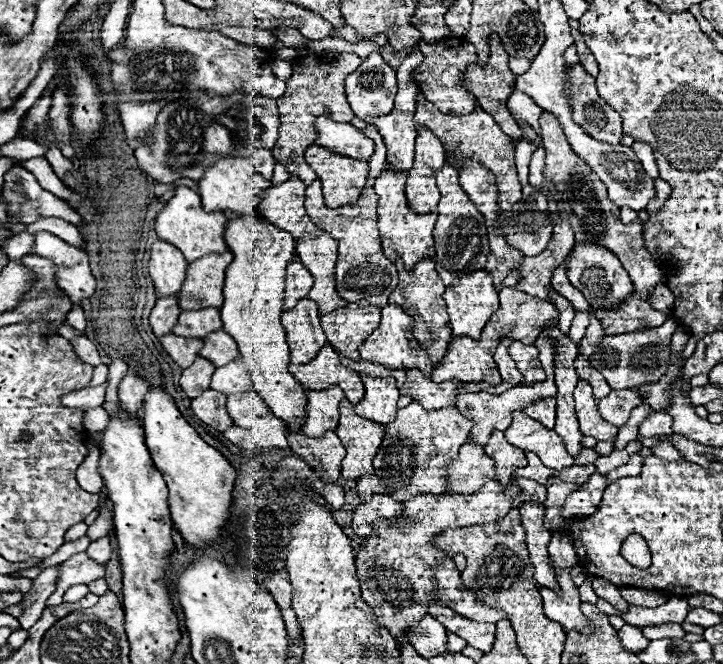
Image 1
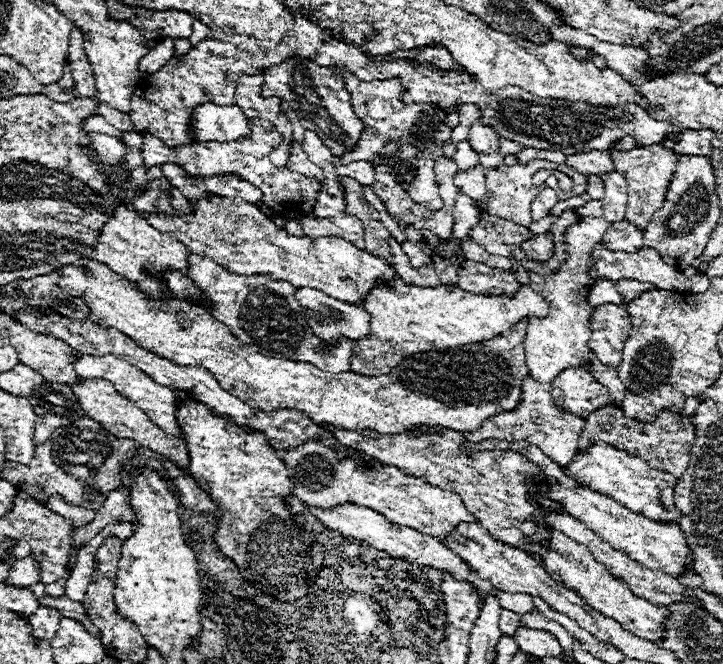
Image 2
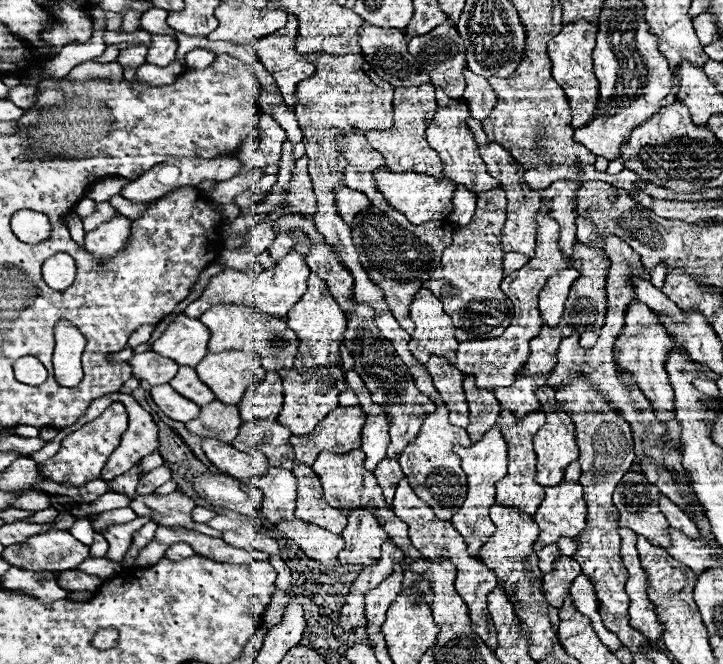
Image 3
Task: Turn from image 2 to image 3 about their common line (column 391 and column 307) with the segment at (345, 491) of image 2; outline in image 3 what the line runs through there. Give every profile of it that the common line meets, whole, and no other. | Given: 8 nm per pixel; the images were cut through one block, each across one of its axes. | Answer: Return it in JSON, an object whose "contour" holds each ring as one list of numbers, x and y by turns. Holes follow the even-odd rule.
{"contour":[[296,464,292,474,298,478,298,502,296,502,296,518,322,526,334,534,340,534,346,526,346,514,342,510,332,508,322,494,318,476,310,470,310,466]]}

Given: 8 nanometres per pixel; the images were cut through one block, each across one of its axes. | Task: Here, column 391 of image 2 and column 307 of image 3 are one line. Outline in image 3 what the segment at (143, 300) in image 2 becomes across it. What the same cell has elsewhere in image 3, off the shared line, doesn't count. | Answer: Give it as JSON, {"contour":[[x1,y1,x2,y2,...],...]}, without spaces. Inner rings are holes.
{"contour":[[340,366,336,368,318,368,318,370,308,370,308,372,298,372,296,368,290,370,278,370,282,382,284,382,284,406,282,412,278,414,278,422,288,426,294,436,310,434,322,418,338,406,338,394,344,384,344,370]]}

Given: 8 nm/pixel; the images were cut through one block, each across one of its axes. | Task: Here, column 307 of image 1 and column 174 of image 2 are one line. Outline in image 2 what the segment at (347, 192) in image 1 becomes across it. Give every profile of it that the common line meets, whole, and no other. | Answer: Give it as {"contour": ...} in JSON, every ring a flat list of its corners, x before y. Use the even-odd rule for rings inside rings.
{"contour":[[251,119,251,134,246,138,232,142,196,142,192,146,180,146,176,150,170,150,164,142,158,138,152,138,150,134,144,136,144,162,146,166,160,166,164,162,176,162,180,164,188,174,192,176,214,176,214,174,230,174,238,172,242,180,248,180,250,184,258,186,264,192,262,202,272,208,282,218,302,218,304,214,310,214,316,204,316,194,322,190,322,182,314,178,306,178,302,174,290,172,286,168,276,168,268,154,282,142,282,134,266,120]]}

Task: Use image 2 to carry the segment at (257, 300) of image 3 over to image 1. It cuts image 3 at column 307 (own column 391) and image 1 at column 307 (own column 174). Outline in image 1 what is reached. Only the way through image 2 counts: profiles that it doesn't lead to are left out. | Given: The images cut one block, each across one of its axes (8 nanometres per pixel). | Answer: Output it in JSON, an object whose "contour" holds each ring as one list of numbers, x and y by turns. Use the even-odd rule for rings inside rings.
{"contour":[[290,178,280,186,272,186,262,192,258,214,276,228,290,232,296,242,302,238,318,238,322,230,306,216,304,192,306,186,300,178]]}

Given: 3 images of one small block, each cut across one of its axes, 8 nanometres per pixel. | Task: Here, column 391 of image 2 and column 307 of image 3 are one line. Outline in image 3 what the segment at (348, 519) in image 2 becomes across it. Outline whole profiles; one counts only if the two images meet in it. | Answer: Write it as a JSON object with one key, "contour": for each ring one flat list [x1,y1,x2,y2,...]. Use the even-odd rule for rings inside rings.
{"contour":[[300,518,282,520,276,524,276,528,282,530,286,538,294,540,294,544,300,546,308,558,322,564,338,564,338,552,344,550,344,538,340,534,332,534]]}

